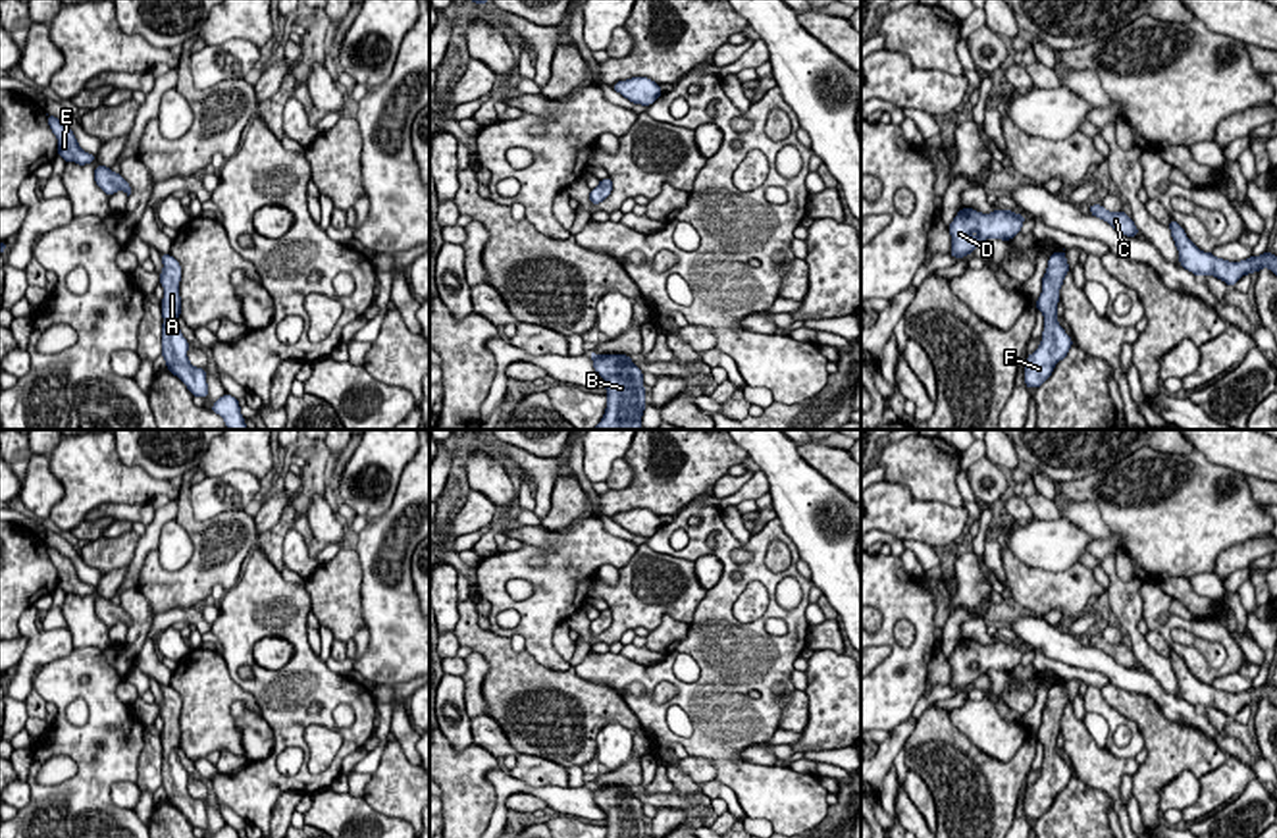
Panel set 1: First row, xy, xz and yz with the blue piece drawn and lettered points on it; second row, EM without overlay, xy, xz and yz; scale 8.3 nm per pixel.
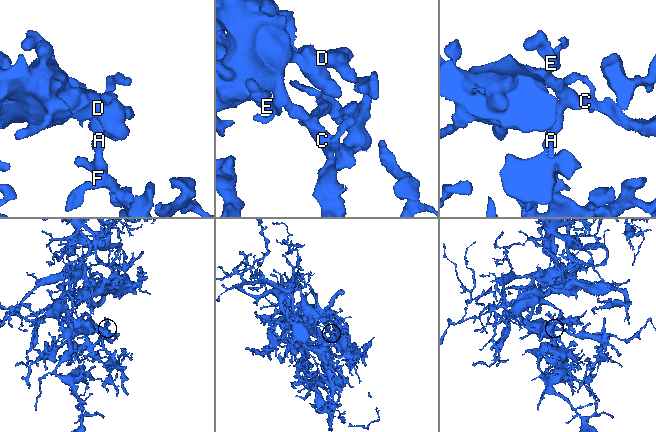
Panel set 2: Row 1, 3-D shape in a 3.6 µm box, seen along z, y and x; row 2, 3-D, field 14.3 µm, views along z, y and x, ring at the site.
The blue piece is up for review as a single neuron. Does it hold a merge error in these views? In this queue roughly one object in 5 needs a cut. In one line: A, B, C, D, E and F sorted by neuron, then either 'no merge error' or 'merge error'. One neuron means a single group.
A B C D E F | no merge error

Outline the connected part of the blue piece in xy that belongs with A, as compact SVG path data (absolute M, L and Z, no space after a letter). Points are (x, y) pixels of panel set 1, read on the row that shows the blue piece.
M160 254L164 270L160 274L160 283L164 287L162 299L162 356L166 358L168 370L177 376L195 397L206 399L208 383L206 370L195 368L189 362L187 351L189 341L183 337L177 318L181 314L181 264L171 254Z

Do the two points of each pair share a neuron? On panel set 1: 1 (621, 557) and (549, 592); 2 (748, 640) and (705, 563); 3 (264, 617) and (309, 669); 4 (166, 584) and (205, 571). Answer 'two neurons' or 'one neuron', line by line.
1: one neuron
2: two neurons
3: one neuron
4: one neuron

